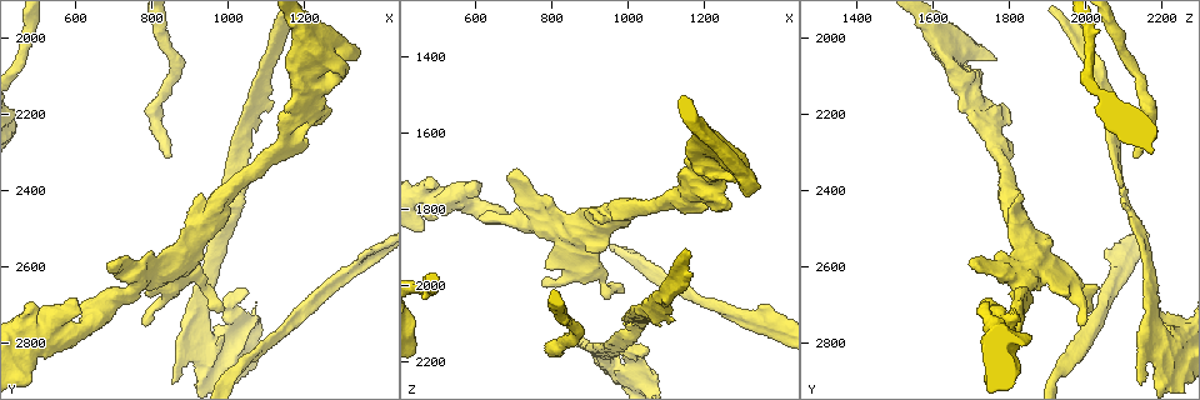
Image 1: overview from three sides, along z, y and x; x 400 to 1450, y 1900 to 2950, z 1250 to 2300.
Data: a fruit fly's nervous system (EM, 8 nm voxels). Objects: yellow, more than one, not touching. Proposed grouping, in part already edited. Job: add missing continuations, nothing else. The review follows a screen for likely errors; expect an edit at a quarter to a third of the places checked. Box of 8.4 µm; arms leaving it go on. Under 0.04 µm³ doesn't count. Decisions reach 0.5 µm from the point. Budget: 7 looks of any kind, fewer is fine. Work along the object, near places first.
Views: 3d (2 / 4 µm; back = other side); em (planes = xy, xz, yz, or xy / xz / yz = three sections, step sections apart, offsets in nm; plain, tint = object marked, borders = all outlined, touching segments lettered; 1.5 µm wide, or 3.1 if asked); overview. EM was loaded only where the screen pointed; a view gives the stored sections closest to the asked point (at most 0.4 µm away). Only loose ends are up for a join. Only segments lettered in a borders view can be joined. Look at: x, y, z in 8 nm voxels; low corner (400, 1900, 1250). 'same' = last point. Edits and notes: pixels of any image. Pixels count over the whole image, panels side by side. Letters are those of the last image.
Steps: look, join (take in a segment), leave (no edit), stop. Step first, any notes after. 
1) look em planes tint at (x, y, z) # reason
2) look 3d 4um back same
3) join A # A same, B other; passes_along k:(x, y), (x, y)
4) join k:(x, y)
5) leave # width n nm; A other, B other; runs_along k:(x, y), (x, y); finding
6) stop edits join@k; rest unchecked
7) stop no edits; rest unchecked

look 3d 4um back at (1255, 2160, 1735) # branch stops here

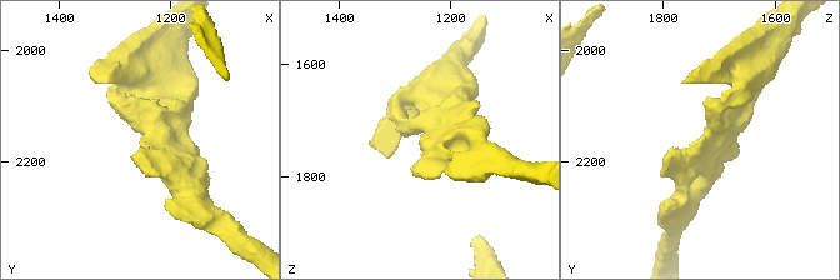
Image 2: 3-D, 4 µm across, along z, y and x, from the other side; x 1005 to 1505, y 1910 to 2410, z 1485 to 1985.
look em planes tint at (1255, 2160, 1740) # shape alone is not enough

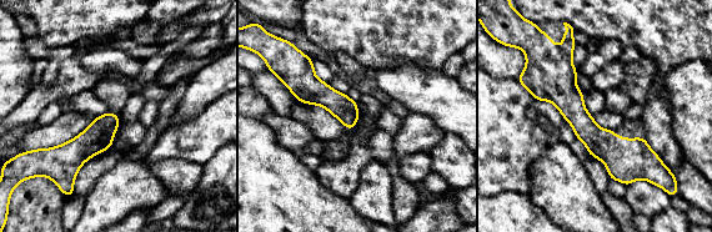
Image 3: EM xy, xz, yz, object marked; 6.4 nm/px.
look em planes borders same # see the neighbours

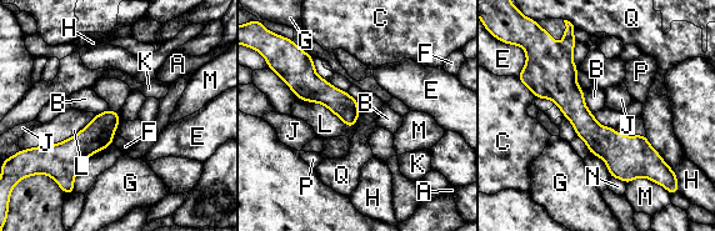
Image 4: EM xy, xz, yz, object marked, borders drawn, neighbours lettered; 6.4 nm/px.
leave # A other, B other, C other, E other, F other, G other, H other, J other, K other, L other, M other, N other, P other, Q other; border 4:(583, 90), (585, 106), (593, 114); no lettered segment goes on from it

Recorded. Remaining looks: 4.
look em xz step 4 borders at (1375, 2560, 2045) # an open end

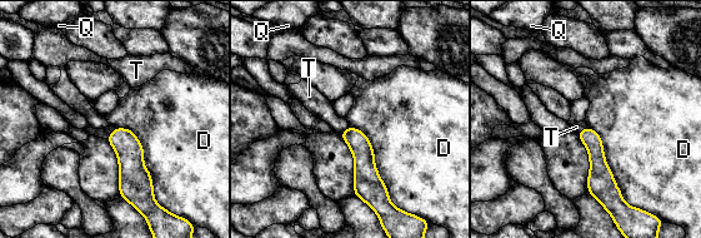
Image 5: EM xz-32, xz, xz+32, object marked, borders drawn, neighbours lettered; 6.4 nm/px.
leave # D other, Q other, T other; no lettered segment goes on from it

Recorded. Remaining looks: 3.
look em xy step 8 borders at (840, 2310, 2125) # an open end

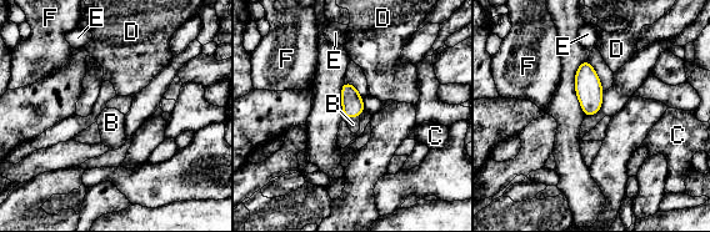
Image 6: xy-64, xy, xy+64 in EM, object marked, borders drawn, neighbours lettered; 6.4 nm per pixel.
join B # B same, C other, D other, E other, F other; passes_along 6:(353, 105), (350, 117), (353, 124); the cell continues

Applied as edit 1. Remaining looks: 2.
stop edits join@6; rest unchecked

